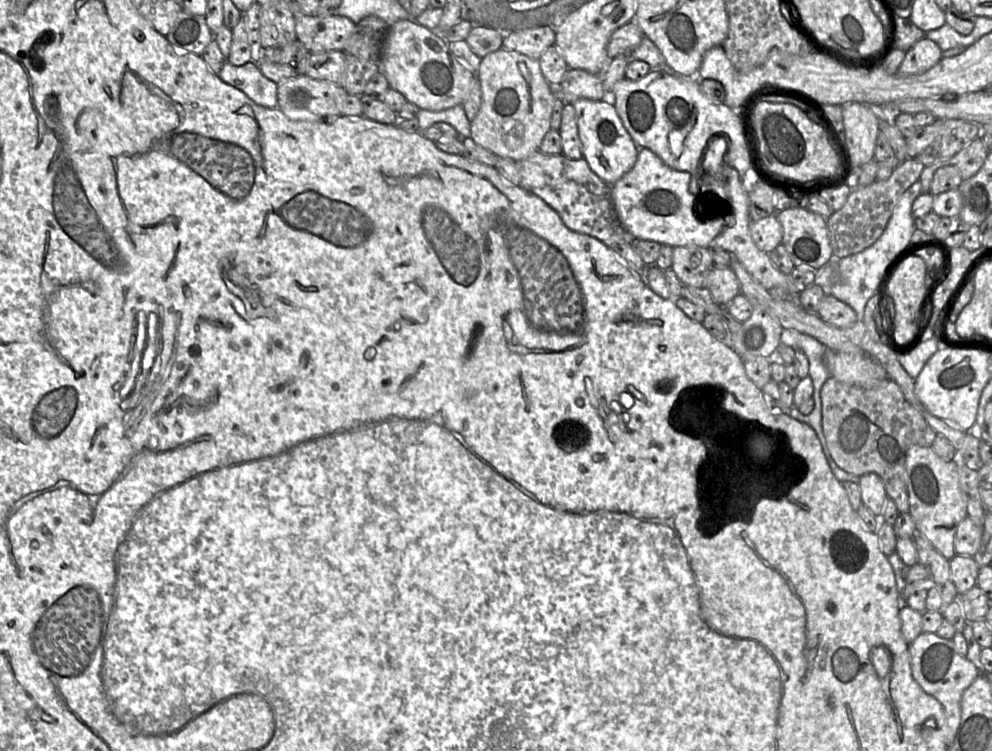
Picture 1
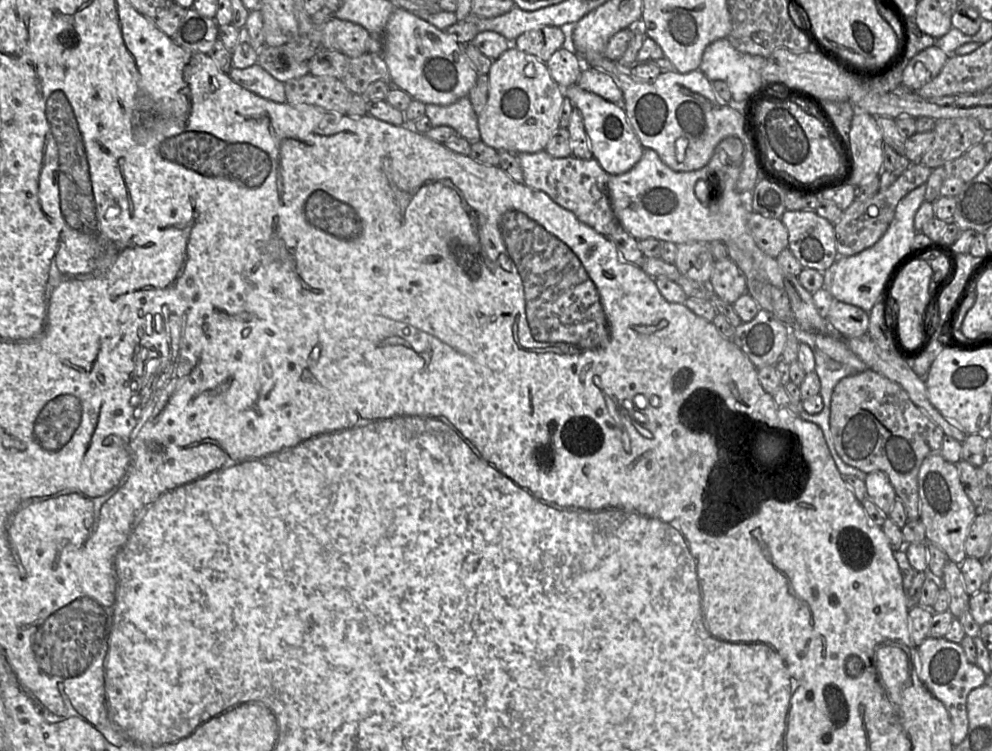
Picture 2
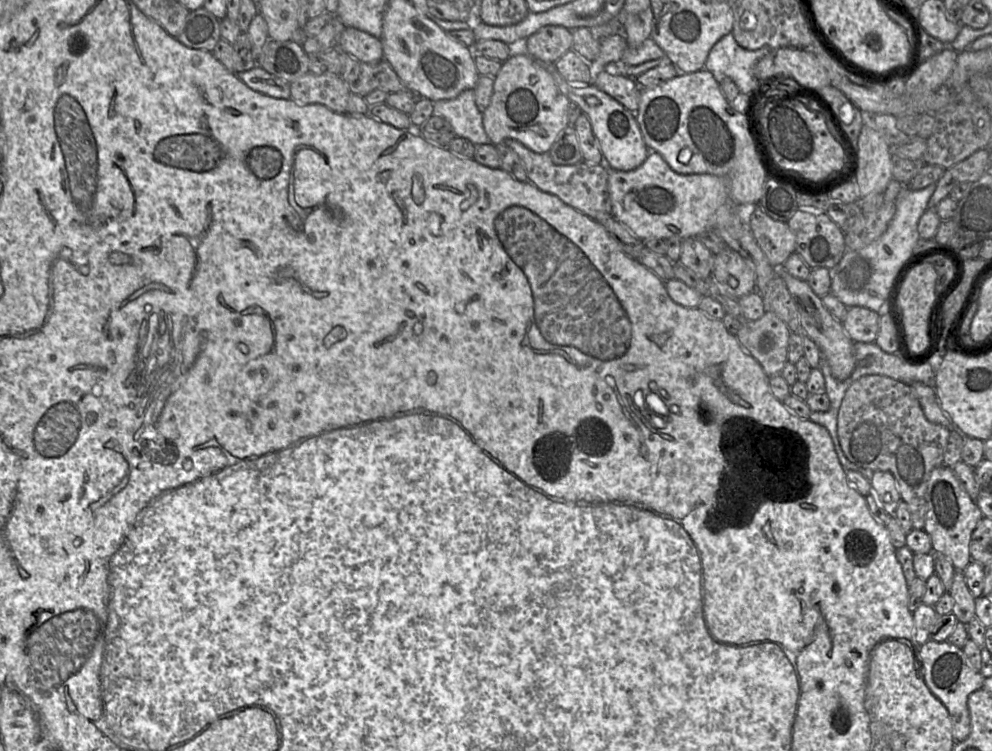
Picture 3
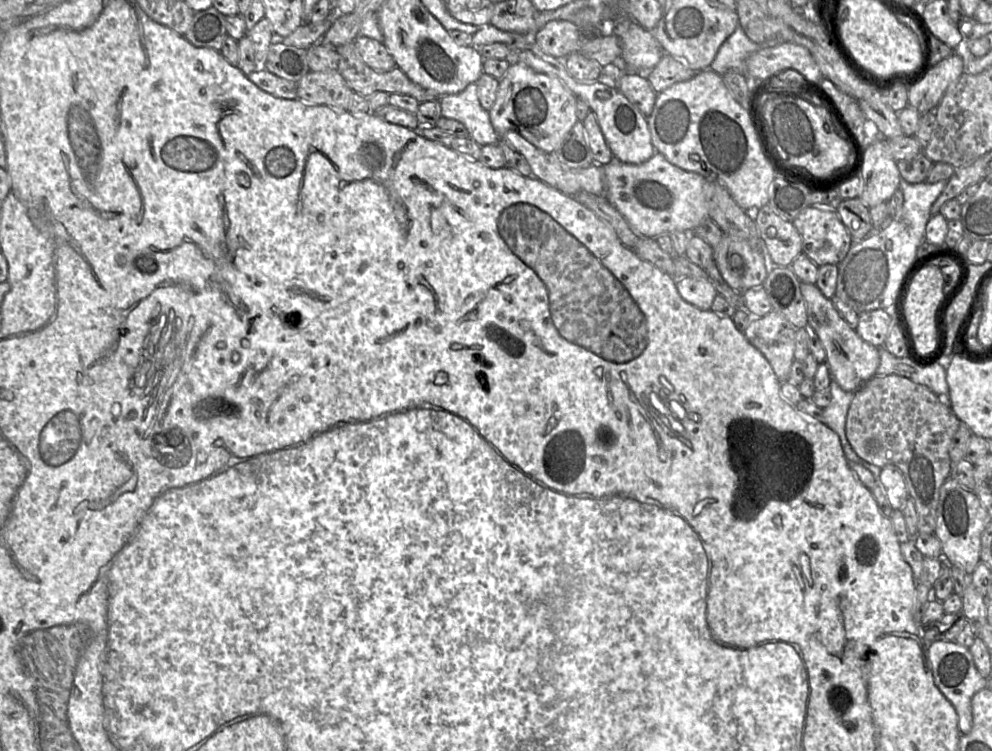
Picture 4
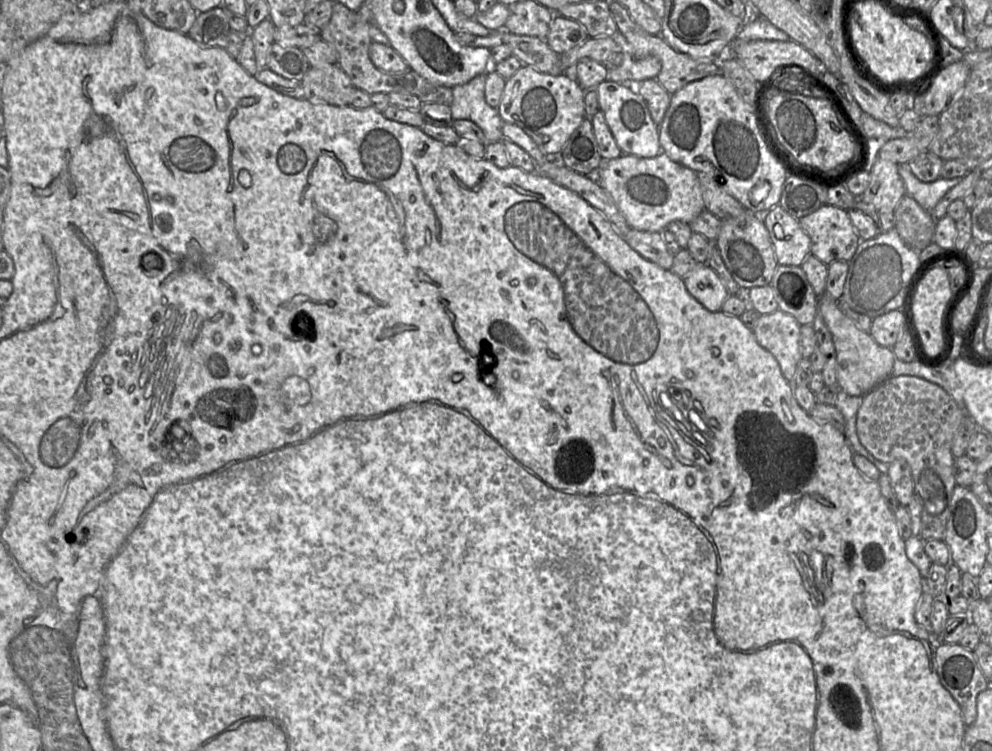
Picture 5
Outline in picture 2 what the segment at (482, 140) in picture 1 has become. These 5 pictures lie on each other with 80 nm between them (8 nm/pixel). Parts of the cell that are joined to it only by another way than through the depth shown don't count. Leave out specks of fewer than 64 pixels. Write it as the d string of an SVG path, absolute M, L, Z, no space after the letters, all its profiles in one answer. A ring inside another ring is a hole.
M512 46L493 60L487 75L488 99L478 115L480 141L497 151L513 154L543 151L560 128L560 111L565 100L546 63Z

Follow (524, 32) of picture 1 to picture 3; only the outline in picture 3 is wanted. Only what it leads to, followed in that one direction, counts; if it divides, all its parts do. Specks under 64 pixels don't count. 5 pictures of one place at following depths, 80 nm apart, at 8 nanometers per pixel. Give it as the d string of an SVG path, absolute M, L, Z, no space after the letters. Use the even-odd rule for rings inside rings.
M547 25L525 39L527 53L540 63L555 63L572 50L572 30L558 25Z

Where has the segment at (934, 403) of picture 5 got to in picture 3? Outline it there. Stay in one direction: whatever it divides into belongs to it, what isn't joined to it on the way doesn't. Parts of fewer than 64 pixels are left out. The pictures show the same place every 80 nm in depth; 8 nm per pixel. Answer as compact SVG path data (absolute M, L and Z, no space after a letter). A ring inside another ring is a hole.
M866 375L847 389L837 416L837 434L845 457L853 464L876 471L890 472L901 500L907 503L914 529L924 530L925 494L932 471L944 465L943 456L951 431L928 421L909 384L882 375Z

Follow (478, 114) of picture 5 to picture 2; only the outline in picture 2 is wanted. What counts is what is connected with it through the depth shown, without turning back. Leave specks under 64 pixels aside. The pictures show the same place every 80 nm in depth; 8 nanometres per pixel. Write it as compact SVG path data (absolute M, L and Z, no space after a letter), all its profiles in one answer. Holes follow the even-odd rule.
M468 96L449 105L426 104L425 116L432 127L449 126L471 144L481 140L478 115Z

